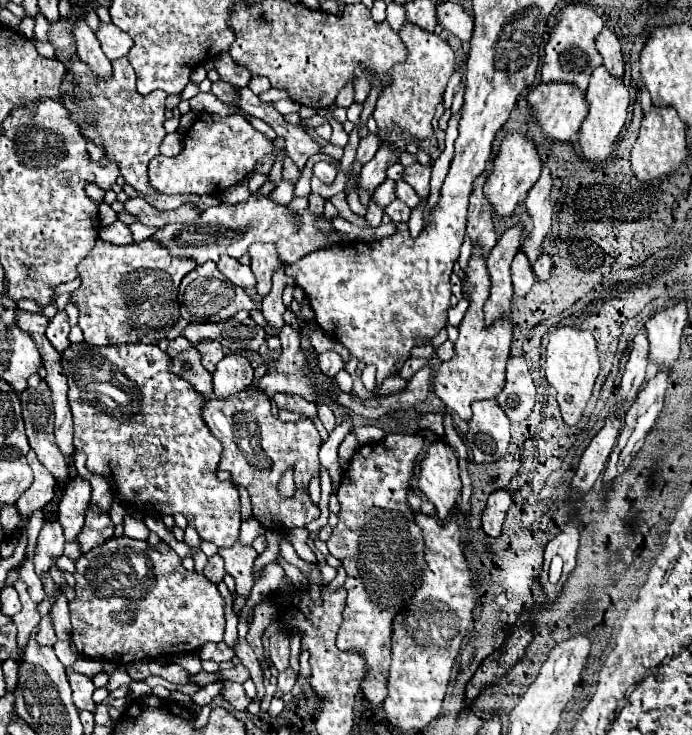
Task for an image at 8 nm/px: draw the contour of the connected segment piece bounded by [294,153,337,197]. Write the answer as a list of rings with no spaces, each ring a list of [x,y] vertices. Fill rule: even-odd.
[[[323,153],[315,154],[310,157],[306,163],[304,171],[302,172],[302,177],[300,177],[300,179],[298,179],[298,183],[296,183],[296,189],[294,189],[294,195],[296,195],[296,197],[304,197],[304,195],[310,195],[310,177],[312,177],[311,171],[314,163],[317,163],[318,160],[328,161],[330,164],[337,168],[337,163],[331,157],[328,157]]]

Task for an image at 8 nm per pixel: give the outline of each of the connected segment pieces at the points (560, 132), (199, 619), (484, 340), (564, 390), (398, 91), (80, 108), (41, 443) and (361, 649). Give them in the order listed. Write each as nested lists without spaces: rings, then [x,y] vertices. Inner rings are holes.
[[[540,83],[528,93],[528,105],[534,111],[542,133],[560,143],[572,139],[588,111],[584,93],[568,83]]]
[[[112,537],[108,541],[104,541],[102,545],[94,547],[92,551],[84,553],[78,561],[76,561],[76,597],[70,601],[70,617],[72,617],[72,643],[76,647],[76,651],[84,657],[92,657],[92,659],[106,659],[106,661],[118,661],[120,665],[126,663],[134,663],[140,659],[156,659],[160,655],[178,655],[178,653],[186,653],[186,651],[198,651],[200,645],[204,645],[206,641],[222,641],[222,633],[224,633],[224,597],[220,595],[216,583],[212,583],[210,579],[206,579],[200,573],[188,573],[182,567],[182,559],[174,553],[174,549],[170,549],[170,545],[166,541],[160,541],[158,545],[150,545],[146,541],[138,541],[138,539],[130,539],[130,537]]]
[[[472,249],[472,259],[466,269],[466,293],[470,297],[470,307],[458,327],[460,335],[454,343],[454,357],[440,365],[434,377],[434,391],[442,399],[442,403],[456,411],[462,421],[470,421],[472,411],[470,405],[482,399],[494,399],[504,387],[504,369],[510,355],[512,343],[512,323],[508,317],[496,321],[490,327],[484,327],[484,313],[482,305],[490,293],[490,279],[486,271],[486,259],[480,249]]]
[[[556,327],[550,333],[550,341],[546,347],[546,379],[556,389],[556,399],[562,411],[562,419],[568,425],[576,425],[582,417],[586,401],[592,395],[592,387],[598,377],[600,363],[596,351],[596,339],[590,331],[576,327]]]
[[[406,23],[398,35],[408,47],[408,59],[404,65],[396,65],[396,69],[392,69],[392,85],[380,93],[372,115],[380,131],[400,131],[412,141],[422,141],[432,135],[432,119],[438,103],[442,101],[448,79],[454,73],[456,55],[444,39],[412,23]]]
[[[72,57],[72,65],[64,77],[62,85],[62,103],[68,107],[72,117],[80,121],[80,129],[84,135],[102,143],[108,159],[116,161],[120,167],[120,175],[132,185],[136,191],[144,195],[162,195],[158,189],[152,189],[148,179],[148,163],[160,153],[160,143],[166,135],[164,131],[164,91],[152,91],[148,95],[140,95],[136,91],[136,73],[128,59],[114,61],[114,73],[108,81],[100,81],[78,57]],[[102,123],[102,125],[100,125]]]
[[[46,385],[36,389],[24,389],[20,393],[22,415],[26,423],[26,435],[32,451],[38,455],[38,461],[60,481],[64,487],[72,483],[72,475],[66,463],[64,453],[58,449],[54,439],[54,421],[52,421],[52,399]]]
[[[390,433],[378,443],[362,445],[350,459],[350,467],[344,471],[344,479],[338,487],[338,525],[332,529],[332,537],[326,541],[330,555],[342,561],[348,577],[344,589],[348,591],[344,619],[338,631],[338,647],[342,651],[356,651],[366,663],[366,677],[360,683],[364,697],[370,703],[382,703],[388,693],[390,661],[392,661],[392,625],[406,603],[412,599],[416,589],[422,585],[422,573],[426,569],[424,561],[424,537],[422,529],[414,521],[414,511],[408,505],[408,483],[414,477],[414,461],[424,447],[422,435],[402,435]]]

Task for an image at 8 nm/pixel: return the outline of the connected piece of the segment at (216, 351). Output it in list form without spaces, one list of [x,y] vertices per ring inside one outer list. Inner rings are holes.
[[[210,339],[198,343],[196,349],[200,351],[200,355],[202,355],[202,363],[206,365],[206,369],[208,369],[210,373],[214,373],[218,361],[224,357],[224,349],[218,347],[218,343],[216,343],[216,341],[210,341]]]

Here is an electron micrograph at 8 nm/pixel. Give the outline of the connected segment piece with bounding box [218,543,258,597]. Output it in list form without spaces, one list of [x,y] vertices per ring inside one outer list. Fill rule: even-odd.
[[[232,545],[226,549],[220,549],[218,555],[226,561],[226,573],[230,573],[236,581],[236,593],[248,597],[254,581],[252,581],[252,563],[258,557],[254,547],[250,545]]]

